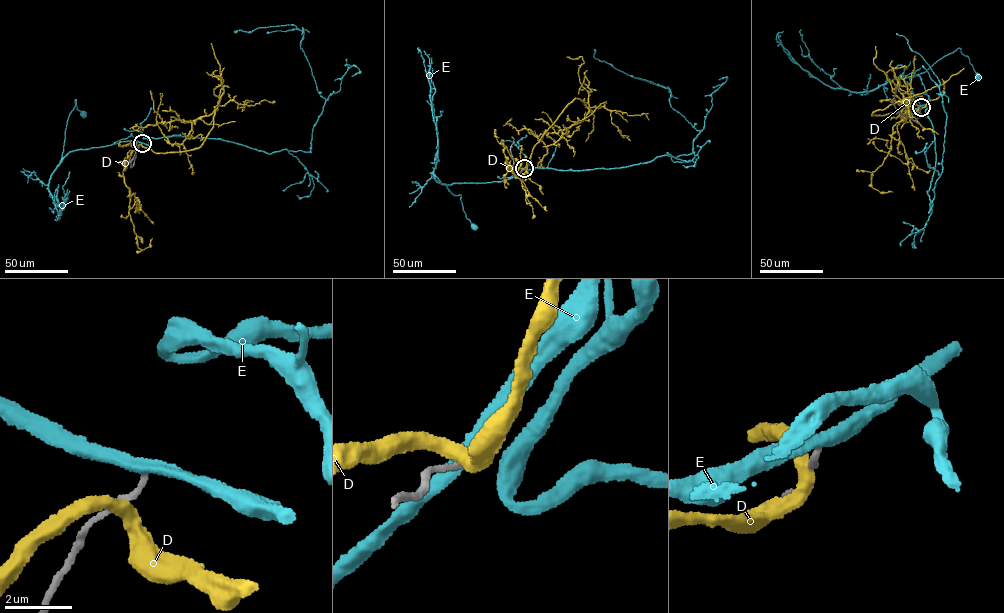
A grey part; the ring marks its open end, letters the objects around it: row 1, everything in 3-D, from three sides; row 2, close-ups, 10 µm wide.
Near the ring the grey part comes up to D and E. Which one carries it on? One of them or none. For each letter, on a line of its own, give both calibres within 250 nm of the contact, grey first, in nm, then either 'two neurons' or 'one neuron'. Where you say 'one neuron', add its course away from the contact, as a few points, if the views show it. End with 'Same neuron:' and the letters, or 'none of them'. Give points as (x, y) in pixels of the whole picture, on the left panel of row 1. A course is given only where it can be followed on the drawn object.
D: 240 nm thick on the grey side, 400 nm on the other; two neurons
E: 180 nm thick on the grey side, 360 nm on the other; two neurons
Same neuron: none of them

